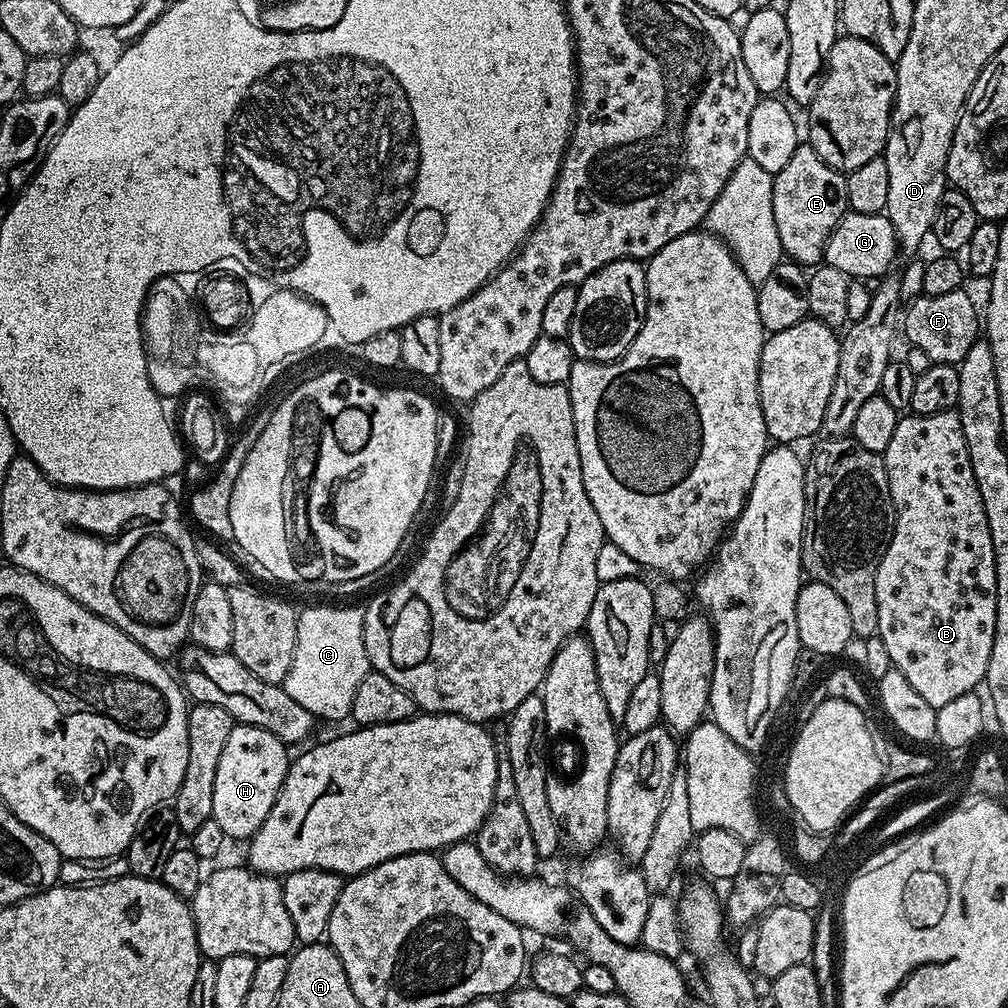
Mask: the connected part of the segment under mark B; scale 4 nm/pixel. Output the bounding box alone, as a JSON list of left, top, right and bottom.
[874,410,996,709]

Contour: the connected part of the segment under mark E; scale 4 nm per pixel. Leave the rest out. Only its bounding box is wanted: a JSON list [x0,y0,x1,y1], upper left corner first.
[772,142,849,266]

